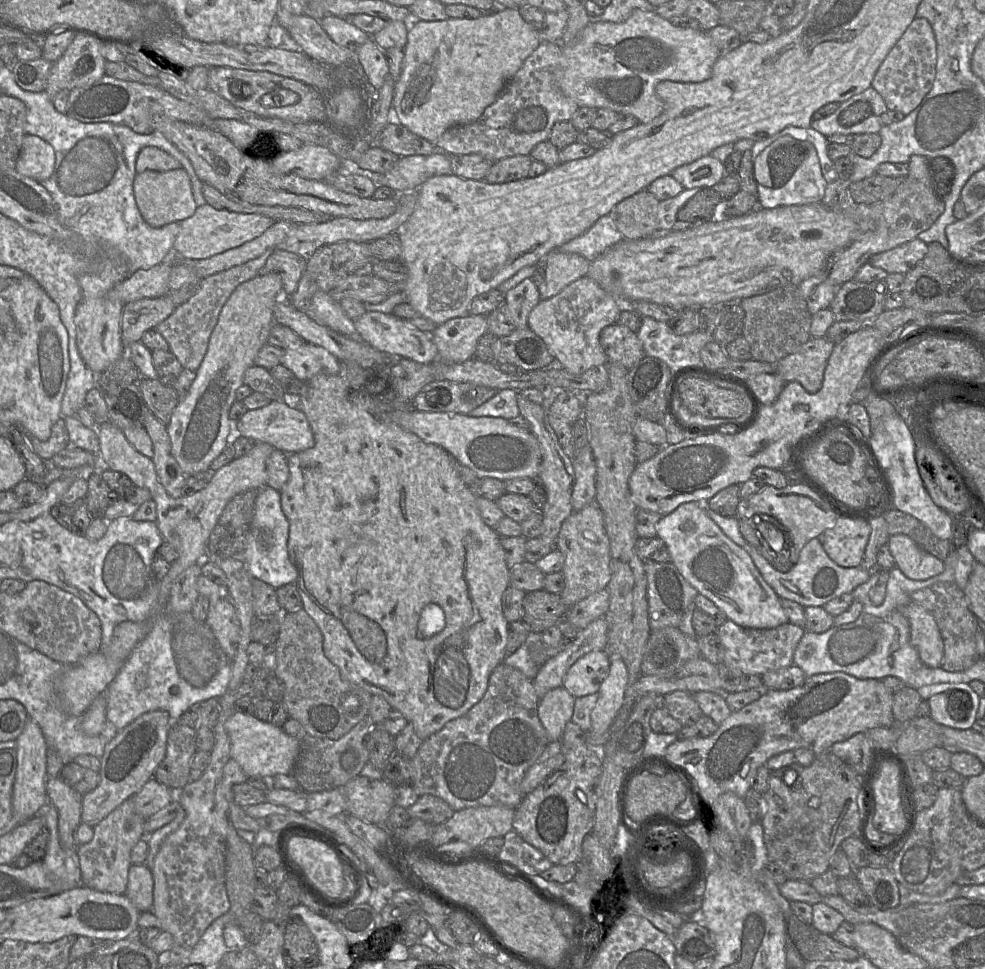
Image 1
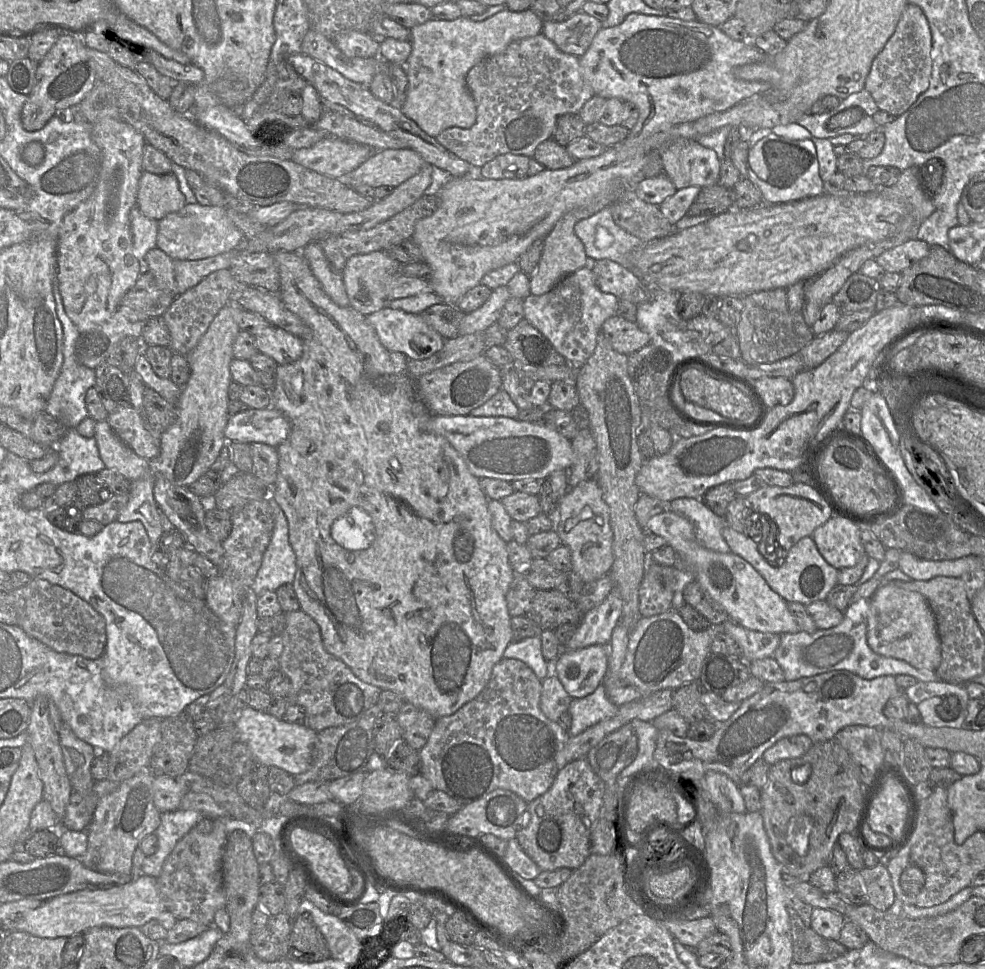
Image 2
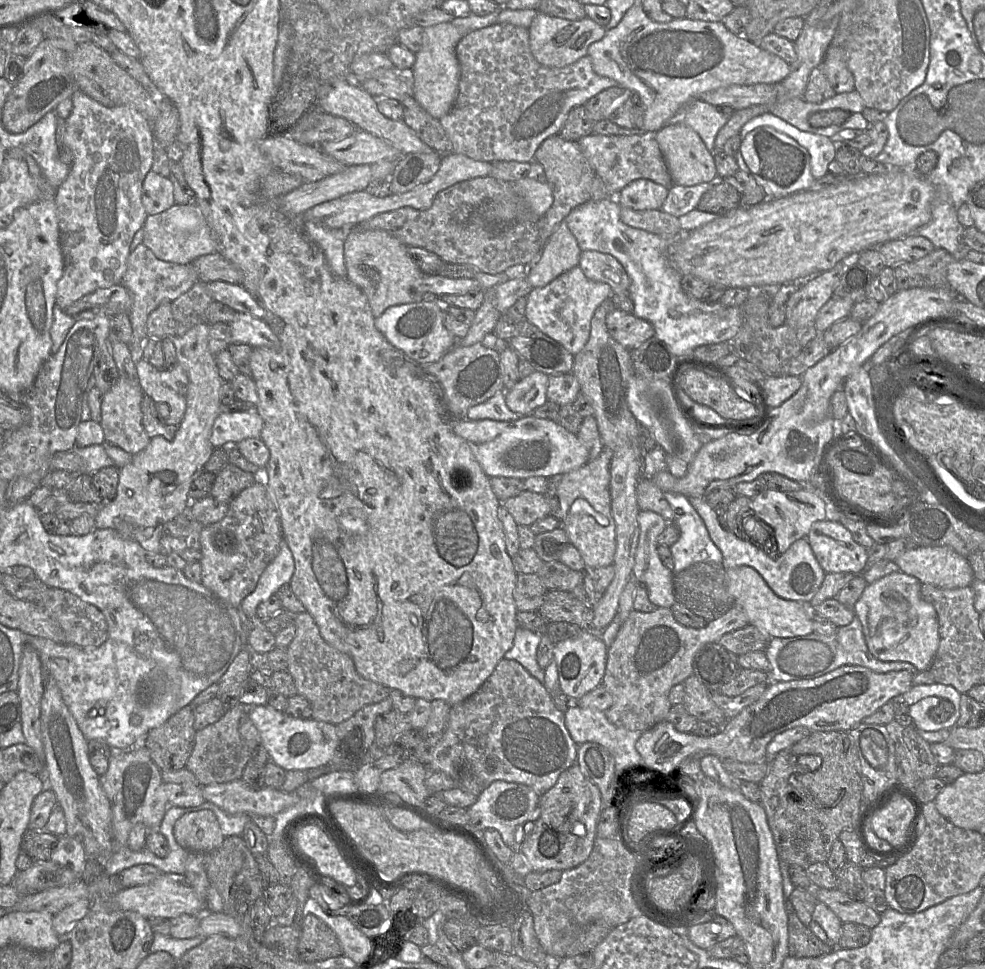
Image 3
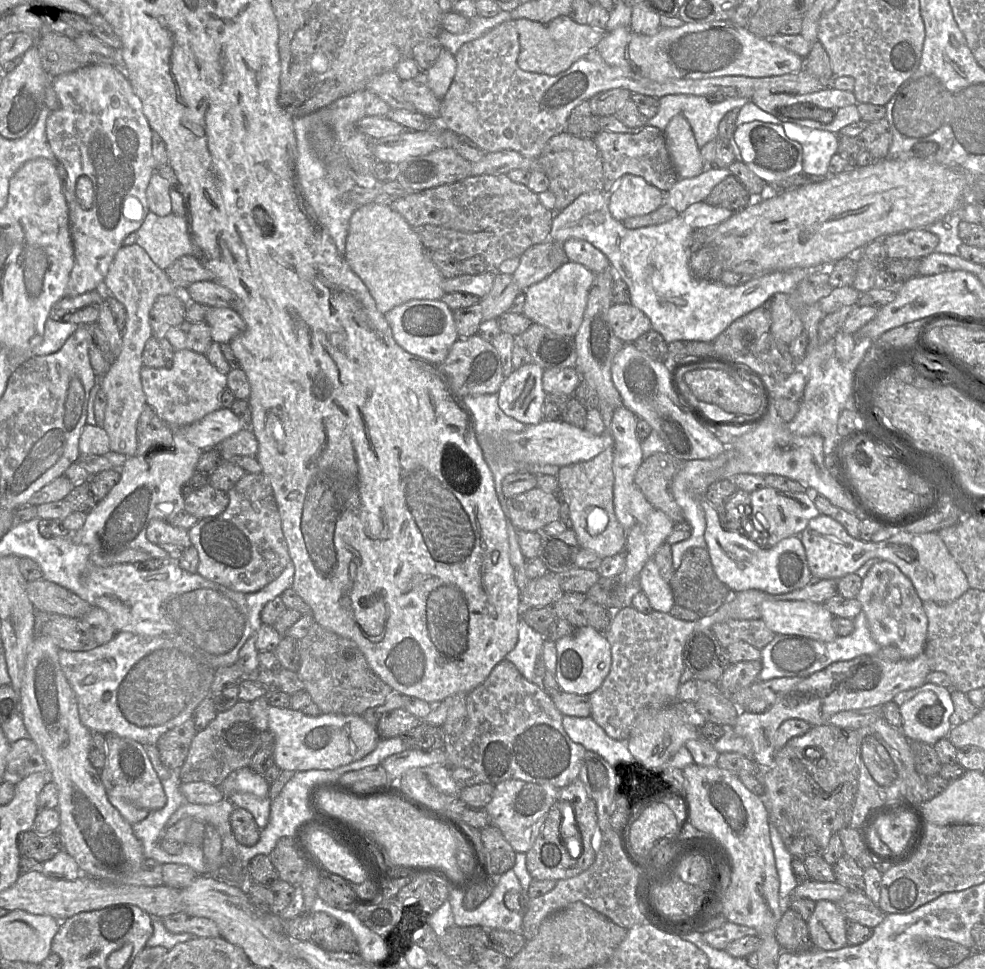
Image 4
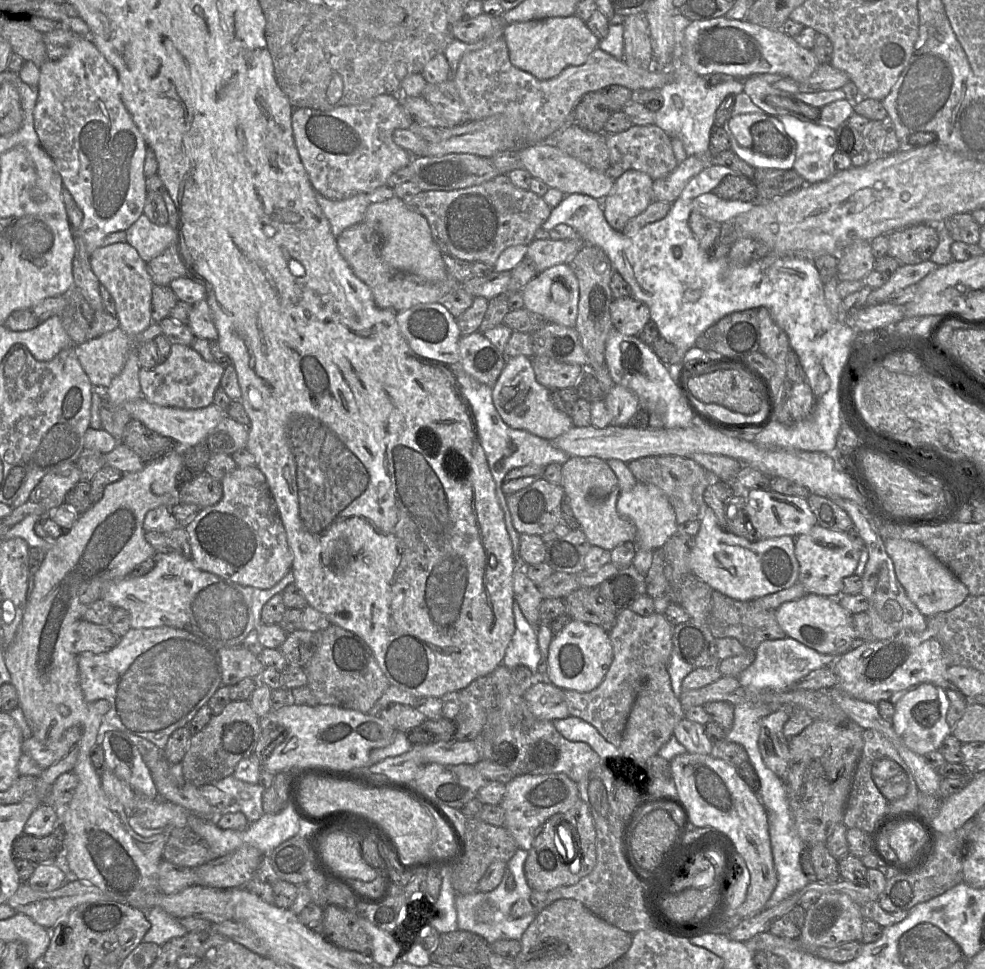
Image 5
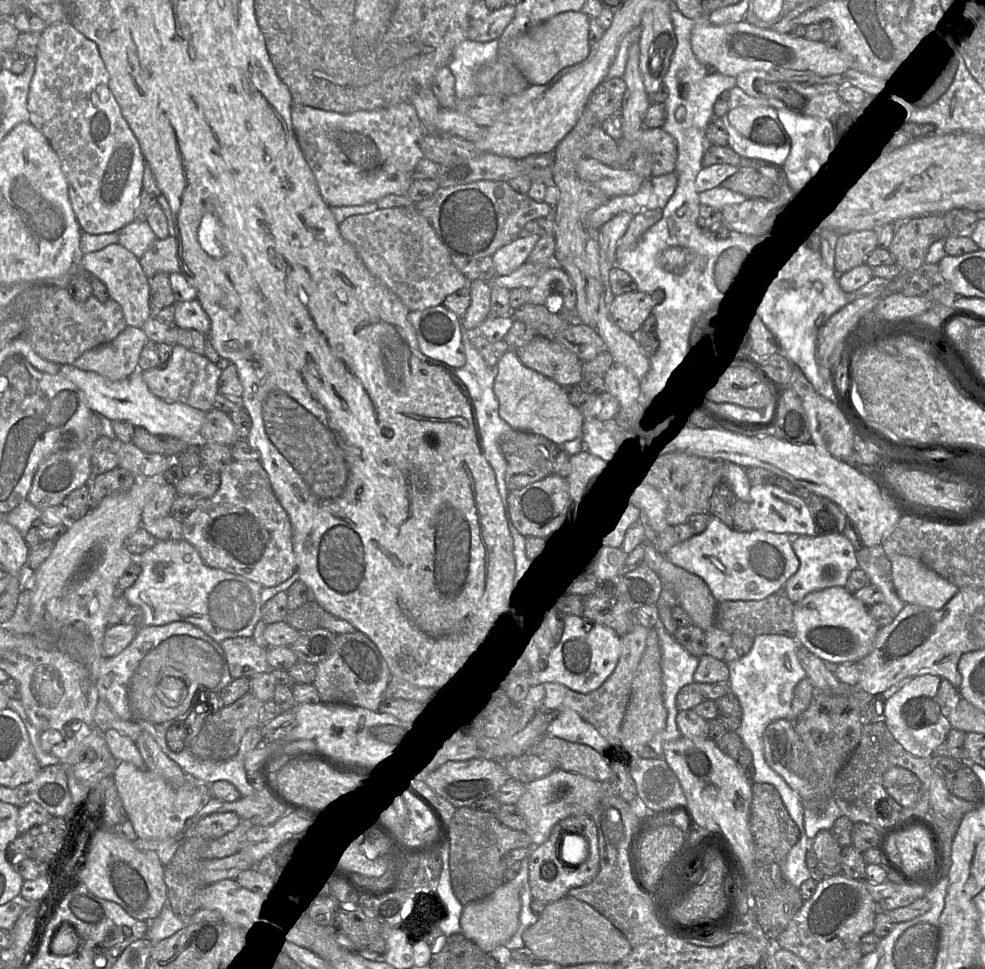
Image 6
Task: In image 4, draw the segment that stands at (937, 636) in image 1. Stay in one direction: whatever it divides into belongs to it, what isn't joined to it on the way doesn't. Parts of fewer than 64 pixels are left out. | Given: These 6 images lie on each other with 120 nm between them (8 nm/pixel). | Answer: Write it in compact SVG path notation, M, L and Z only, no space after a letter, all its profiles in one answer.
M886 560L874 564L862 579L862 586L856 598L867 617L872 638L880 646L895 646L906 659L924 653L928 618L923 601L919 598L911 580L896 565Z

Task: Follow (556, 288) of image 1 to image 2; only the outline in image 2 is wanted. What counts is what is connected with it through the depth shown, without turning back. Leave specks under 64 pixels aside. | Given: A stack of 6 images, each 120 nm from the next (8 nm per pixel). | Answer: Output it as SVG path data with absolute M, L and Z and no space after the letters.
M622 184L612 185L596 196L590 203L575 208L565 215L555 224L553 229L545 236L545 246L535 272L530 276L530 293L536 296L549 292L564 277L572 274L580 268L587 267L591 261L586 254L585 247L574 231L576 223L588 218L601 209L610 206L625 192Z

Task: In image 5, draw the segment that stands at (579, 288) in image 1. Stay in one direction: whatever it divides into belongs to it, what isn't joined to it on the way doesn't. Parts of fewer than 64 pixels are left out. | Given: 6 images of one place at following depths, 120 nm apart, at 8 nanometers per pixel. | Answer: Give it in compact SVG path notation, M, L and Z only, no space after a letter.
M559 264L538 273L522 289L524 308L541 315L547 322L575 327L578 316L579 283L568 264Z

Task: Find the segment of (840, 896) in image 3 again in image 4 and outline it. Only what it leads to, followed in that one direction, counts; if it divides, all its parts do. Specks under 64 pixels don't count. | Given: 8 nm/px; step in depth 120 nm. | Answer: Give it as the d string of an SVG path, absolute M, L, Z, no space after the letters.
M848 891L837 905L847 920L874 929L886 914L864 892Z

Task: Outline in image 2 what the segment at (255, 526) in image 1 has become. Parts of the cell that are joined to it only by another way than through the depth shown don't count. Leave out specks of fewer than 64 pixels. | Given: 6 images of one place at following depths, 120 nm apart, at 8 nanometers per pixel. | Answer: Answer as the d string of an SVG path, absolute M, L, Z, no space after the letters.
M270 494L267 500L274 515L274 528L252 585L257 596L267 590L276 591L284 584L292 584L296 572L296 556L289 543L285 514Z

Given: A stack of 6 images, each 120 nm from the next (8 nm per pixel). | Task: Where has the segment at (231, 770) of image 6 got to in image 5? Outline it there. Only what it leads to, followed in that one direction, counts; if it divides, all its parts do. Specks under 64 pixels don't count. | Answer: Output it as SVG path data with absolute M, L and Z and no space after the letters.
M230 775L214 782L214 786L235 799L235 803L239 805L240 811L247 817L249 823L258 821L264 814L264 789L259 784L243 782Z

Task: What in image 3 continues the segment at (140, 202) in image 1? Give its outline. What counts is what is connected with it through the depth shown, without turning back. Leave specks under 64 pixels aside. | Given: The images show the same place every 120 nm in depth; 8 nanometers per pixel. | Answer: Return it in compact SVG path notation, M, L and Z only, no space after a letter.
M150 170L142 184L142 203L147 215L158 214L174 206L173 184L169 177Z

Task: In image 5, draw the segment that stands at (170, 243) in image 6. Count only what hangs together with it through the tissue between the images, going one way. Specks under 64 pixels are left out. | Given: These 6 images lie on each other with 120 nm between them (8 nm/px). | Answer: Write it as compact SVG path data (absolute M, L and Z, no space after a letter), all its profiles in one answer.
M177 244L169 246L163 253L148 262L147 270L154 284L163 286L169 286L173 280L188 275Z

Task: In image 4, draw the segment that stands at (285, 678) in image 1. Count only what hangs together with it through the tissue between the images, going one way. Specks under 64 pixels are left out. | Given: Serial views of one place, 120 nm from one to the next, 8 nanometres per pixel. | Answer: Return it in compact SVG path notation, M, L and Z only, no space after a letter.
M314 622L308 633L299 640L300 662L298 676L303 689L323 714L361 716L365 710L383 704L392 693L370 668L359 646Z

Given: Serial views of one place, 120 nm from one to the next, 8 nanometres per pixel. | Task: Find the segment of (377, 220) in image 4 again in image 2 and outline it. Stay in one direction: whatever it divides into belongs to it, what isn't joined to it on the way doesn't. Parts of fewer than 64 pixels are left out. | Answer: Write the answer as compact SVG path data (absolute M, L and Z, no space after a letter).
M374 251L349 258L342 271L342 278L350 306L364 316L383 309L388 303L389 280L400 273L400 268L401 264L386 251Z

